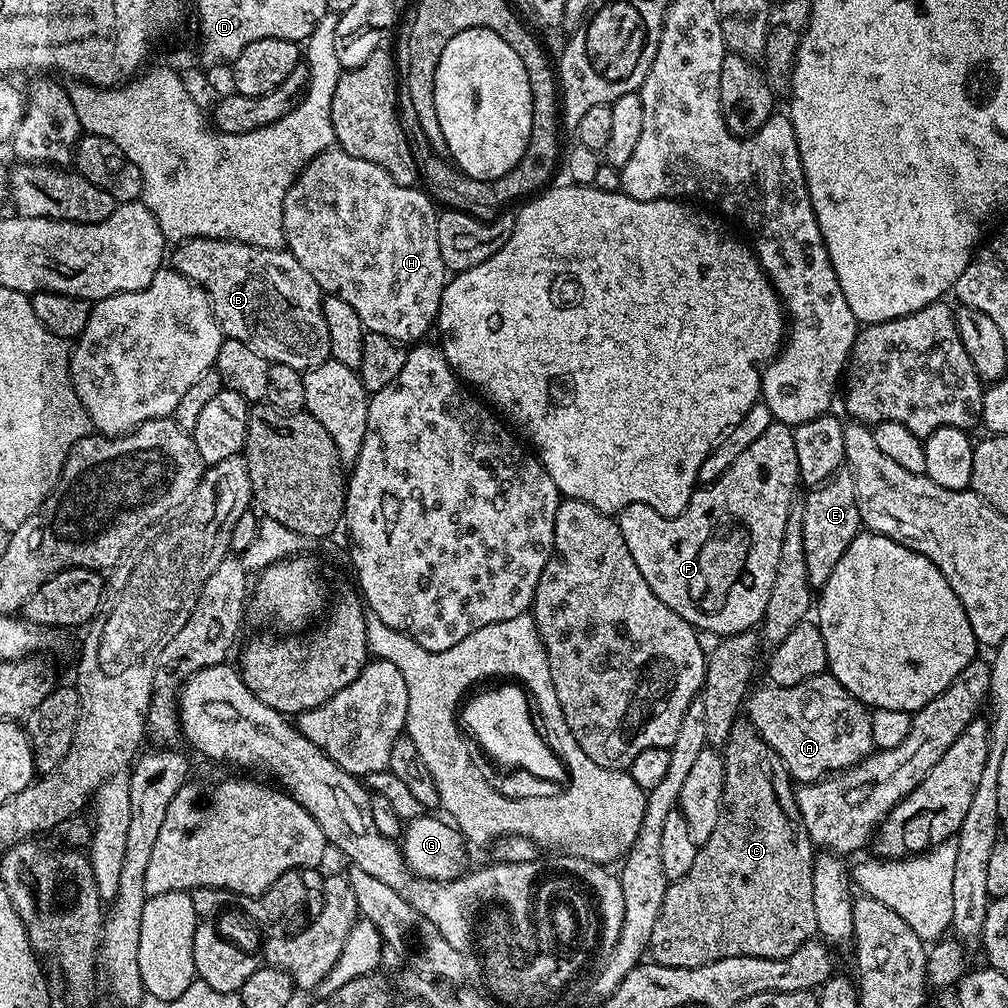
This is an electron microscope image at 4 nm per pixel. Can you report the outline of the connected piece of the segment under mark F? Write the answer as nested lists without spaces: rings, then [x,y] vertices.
[[[774,422],[770,426],[766,426],[765,432],[753,444],[746,446],[746,450],[742,450],[742,454],[738,454],[738,458],[734,458],[732,465],[717,480],[713,480],[711,484],[697,487],[696,491],[692,493],[686,510],[680,516],[668,520],[665,516],[659,516],[650,506],[631,504],[619,512],[618,523],[622,530],[622,538],[626,538],[630,558],[634,558],[634,562],[638,562],[638,570],[642,570],[642,578],[646,578],[650,590],[654,590],[654,594],[658,594],[658,598],[662,598],[662,602],[666,602],[666,606],[670,606],[670,610],[674,610],[674,614],[681,616],[686,623],[691,624],[701,633],[713,632],[713,637],[716,638],[737,636],[740,632],[755,629],[761,623],[766,604],[770,599],[770,592],[774,587],[774,574],[778,567],[779,551],[782,547],[783,534],[786,531],[787,516],[794,507],[792,495],[795,494],[799,484],[800,471],[798,470],[798,453],[794,451],[794,431],[787,424]]]

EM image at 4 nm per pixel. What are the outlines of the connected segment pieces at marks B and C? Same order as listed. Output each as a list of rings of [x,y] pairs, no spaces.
[[[185,240],[177,248],[180,249],[173,256],[171,253],[170,256],[171,267],[182,273],[187,280],[193,280],[197,286],[207,292],[208,300],[212,303],[212,312],[216,316],[216,321],[220,323],[220,331],[224,333],[227,339],[246,342],[246,346],[258,350],[258,354],[262,354],[271,363],[294,366],[299,372],[303,373],[307,372],[310,368],[322,366],[330,359],[332,355],[332,351],[330,350],[330,330],[326,330],[324,301],[320,287],[318,286],[318,282],[314,282],[314,278],[310,278],[310,274],[306,274],[306,269],[303,268],[302,262],[298,262],[298,258],[294,258],[291,252],[278,248],[255,248],[237,240]]]
[[[738,720],[731,728],[727,744],[723,745],[724,758],[724,797],[720,803],[718,826],[714,826],[714,834],[706,838],[704,844],[696,849],[694,866],[682,874],[682,878],[671,881],[666,890],[666,898],[662,898],[662,910],[658,910],[658,922],[654,922],[654,934],[650,945],[650,956],[653,961],[662,966],[689,968],[690,966],[706,966],[710,962],[718,962],[722,958],[786,958],[798,950],[807,940],[817,935],[816,919],[814,918],[814,845],[808,831],[800,823],[800,814],[796,810],[794,784],[789,777],[788,768],[771,746],[761,738],[756,729],[746,720]]]

